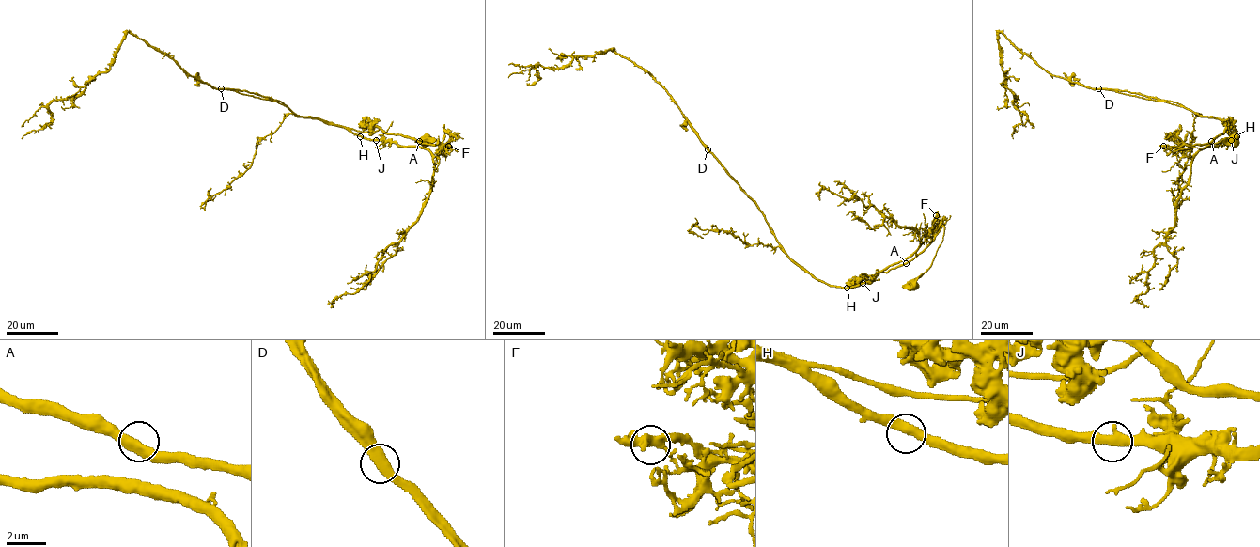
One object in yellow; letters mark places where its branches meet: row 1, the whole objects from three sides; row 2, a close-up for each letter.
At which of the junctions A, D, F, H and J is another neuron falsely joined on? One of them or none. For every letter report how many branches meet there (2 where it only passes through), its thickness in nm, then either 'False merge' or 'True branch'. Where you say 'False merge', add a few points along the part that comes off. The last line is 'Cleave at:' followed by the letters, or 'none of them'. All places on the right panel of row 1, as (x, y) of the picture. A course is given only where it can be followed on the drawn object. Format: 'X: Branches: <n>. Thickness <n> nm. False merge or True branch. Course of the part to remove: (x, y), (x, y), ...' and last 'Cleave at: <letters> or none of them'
A: Branches: 2. Thickness 460 nm. True branch
D: Branches: 2. Thickness 440 nm. False merge. Course of the part to remove: (1098, 88), (1175, 104), (1215, 117), (1236, 130), (1226, 129), (1212, 142), (1174, 150), (1236, 142)
F: Branches: 2. Thickness 440 nm. True branch
H: Branches: 2. Thickness 440 nm. True branch
J: Branches: 2. Thickness 440 nm. True branch
Cleave at: D

